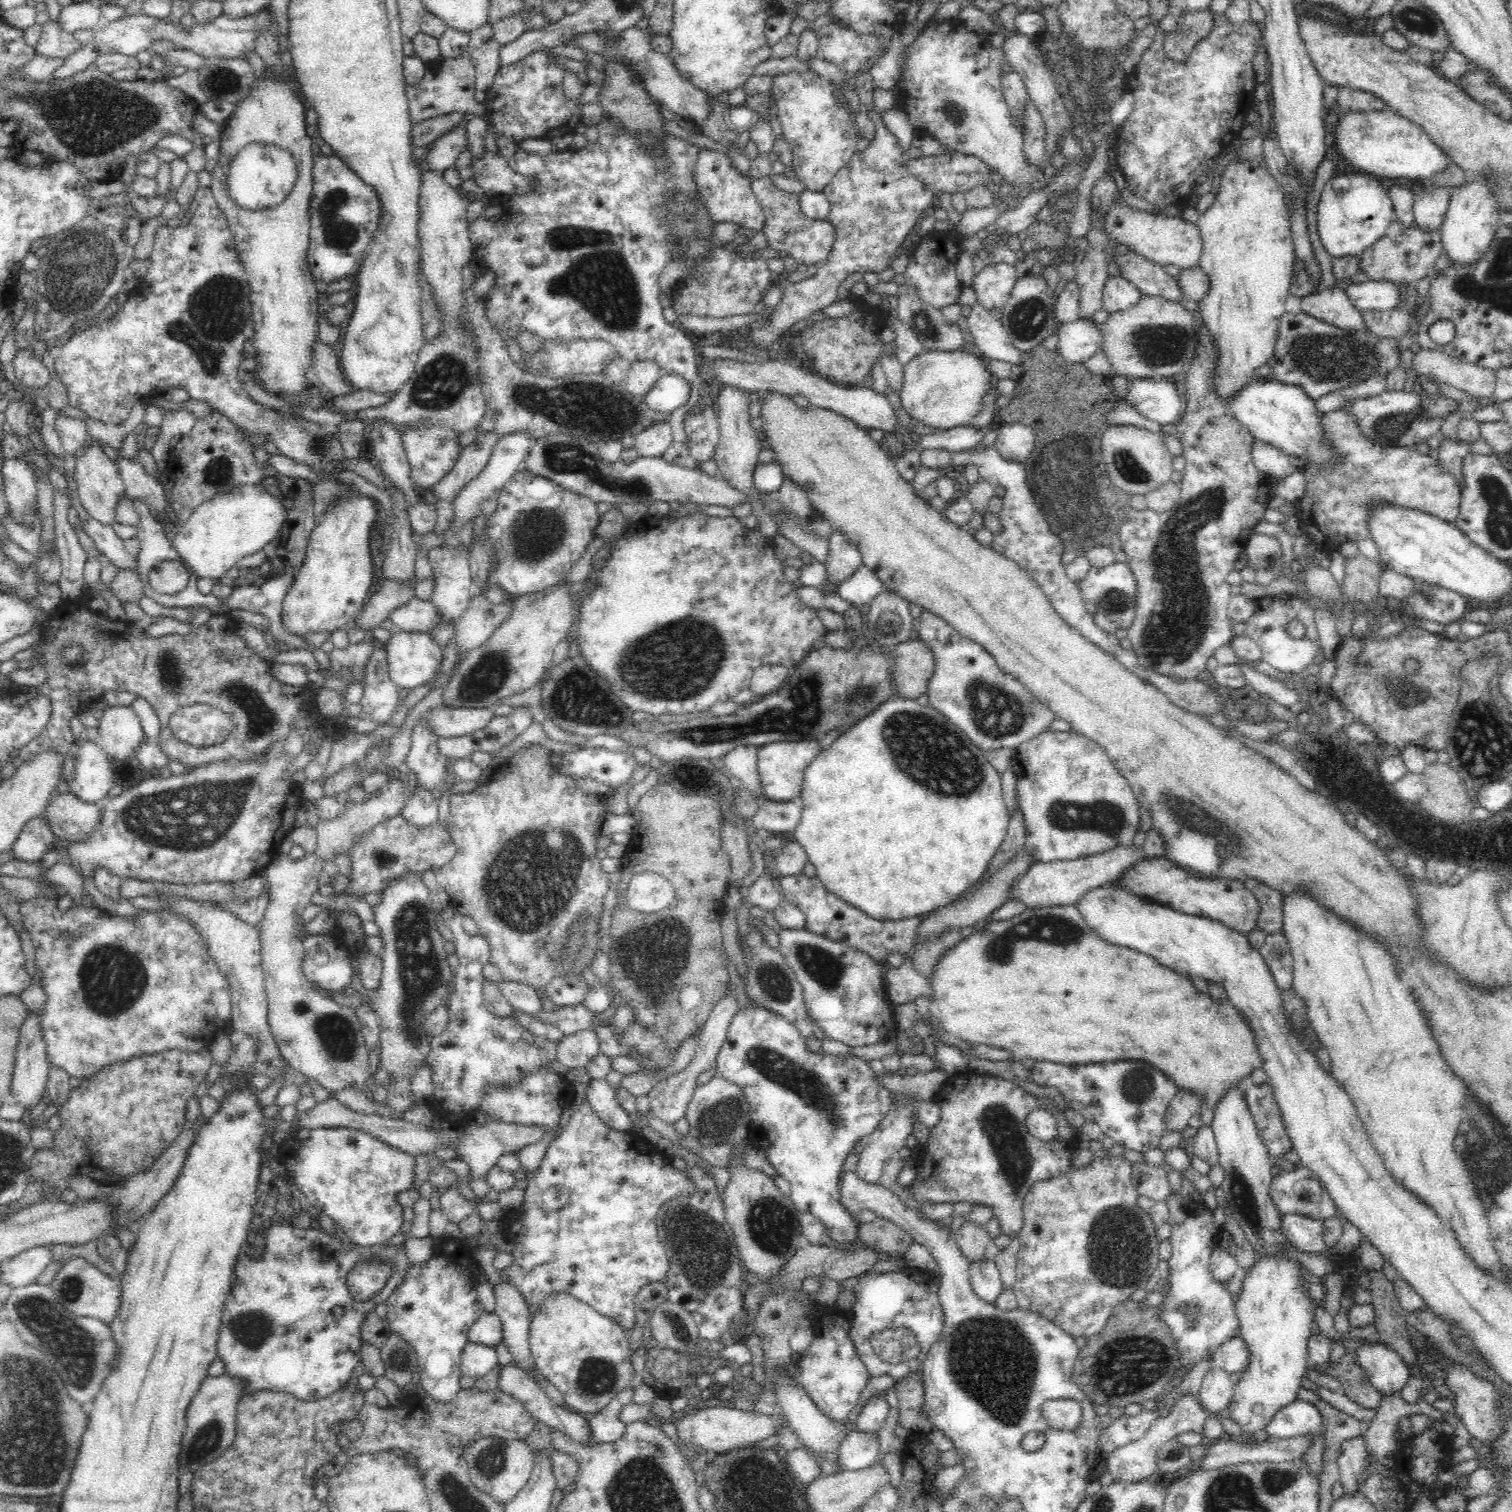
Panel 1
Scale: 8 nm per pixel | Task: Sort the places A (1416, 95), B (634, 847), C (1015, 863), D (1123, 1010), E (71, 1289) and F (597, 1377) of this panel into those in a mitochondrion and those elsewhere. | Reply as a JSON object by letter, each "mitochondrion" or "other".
{"A":"other","B":"other","C":"other","D":"other","E":"mitochondrion","F":"mitochondrion"}

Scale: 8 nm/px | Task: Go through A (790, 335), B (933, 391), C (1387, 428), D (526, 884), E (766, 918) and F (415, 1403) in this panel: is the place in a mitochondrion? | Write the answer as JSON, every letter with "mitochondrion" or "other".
{"A":"other","B":"other","C":"mitochondrion","D":"mitochondrion","E":"other","F":"other"}

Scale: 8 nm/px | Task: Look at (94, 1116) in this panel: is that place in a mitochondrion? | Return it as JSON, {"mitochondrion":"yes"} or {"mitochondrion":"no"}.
{"mitochondrion":"no"}

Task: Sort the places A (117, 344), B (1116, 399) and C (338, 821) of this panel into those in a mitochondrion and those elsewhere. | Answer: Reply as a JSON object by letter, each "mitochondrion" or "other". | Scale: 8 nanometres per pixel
{"A":"other","B":"other","C":"other"}

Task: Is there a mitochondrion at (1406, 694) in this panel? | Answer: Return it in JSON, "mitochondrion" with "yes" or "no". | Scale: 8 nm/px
{"mitochondrion":"yes"}

